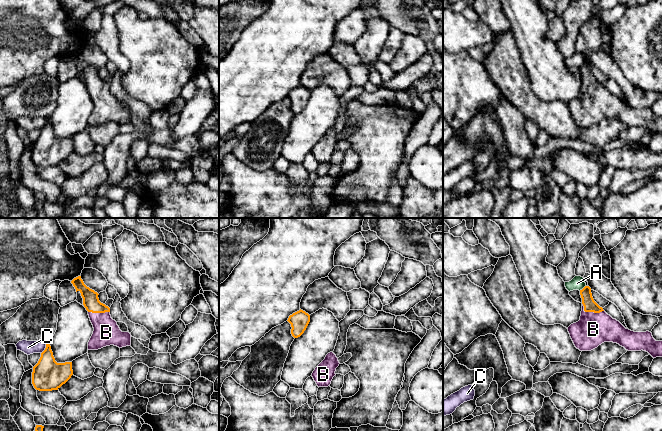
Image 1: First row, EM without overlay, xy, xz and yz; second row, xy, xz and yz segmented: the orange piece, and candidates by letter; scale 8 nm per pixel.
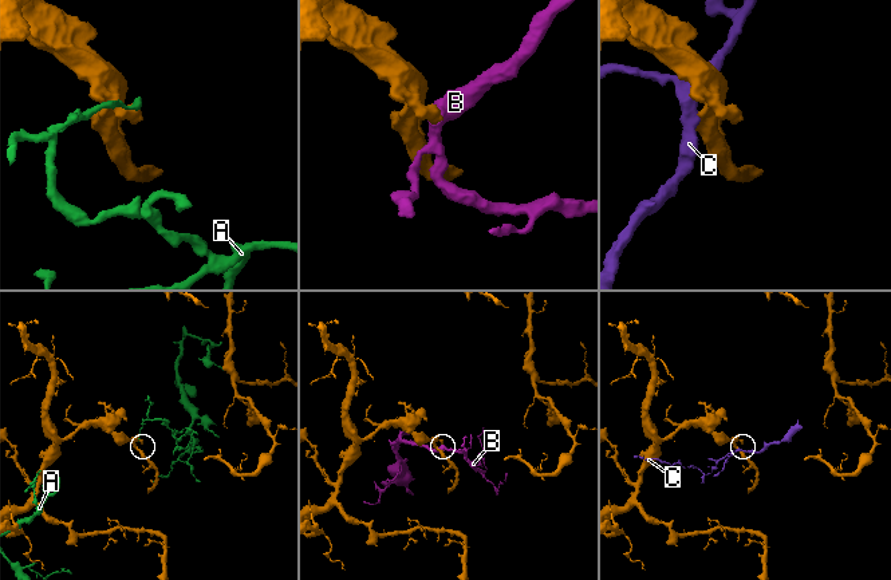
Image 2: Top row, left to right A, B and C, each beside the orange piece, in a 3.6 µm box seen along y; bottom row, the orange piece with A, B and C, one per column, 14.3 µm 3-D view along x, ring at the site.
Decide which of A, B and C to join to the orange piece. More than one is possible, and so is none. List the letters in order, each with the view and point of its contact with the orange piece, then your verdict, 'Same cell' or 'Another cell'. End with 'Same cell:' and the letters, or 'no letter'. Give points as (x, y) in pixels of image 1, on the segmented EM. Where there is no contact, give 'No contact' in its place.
A: Touches orange at yz (583, 288). Another cell
B: Touches orange at yz (590, 311). Same cell
C: Touches orange at xy (45, 348). Another cell
Same cell: B

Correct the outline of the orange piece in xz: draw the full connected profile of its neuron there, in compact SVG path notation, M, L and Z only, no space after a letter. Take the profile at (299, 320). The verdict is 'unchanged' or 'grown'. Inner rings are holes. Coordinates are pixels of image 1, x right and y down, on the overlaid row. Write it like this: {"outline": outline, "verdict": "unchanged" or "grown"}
{"outline": "M299 310L289 316L287 320L291 324L291 334L294 338L300 337L306 330L309 322L310 315L303 310Z", "verdict": "unchanged"}

